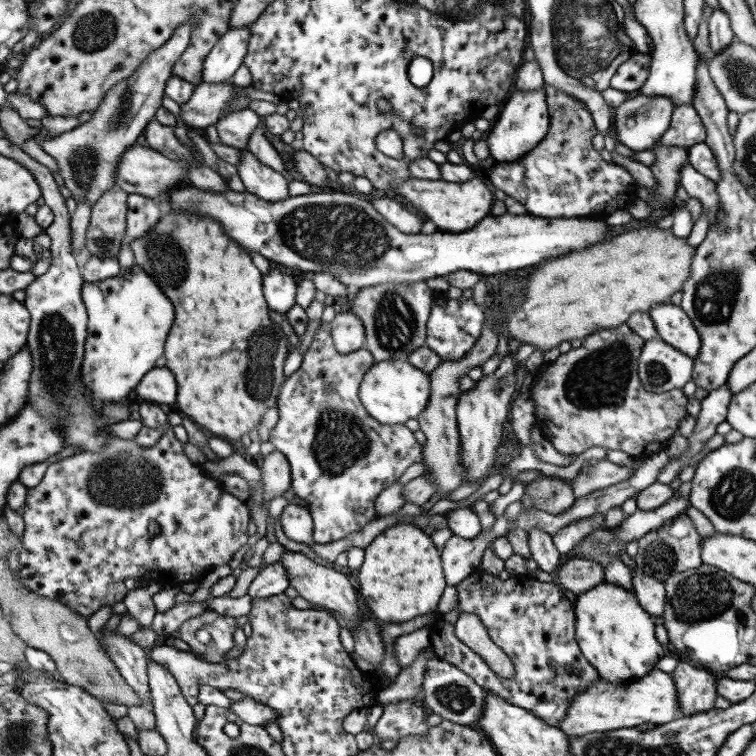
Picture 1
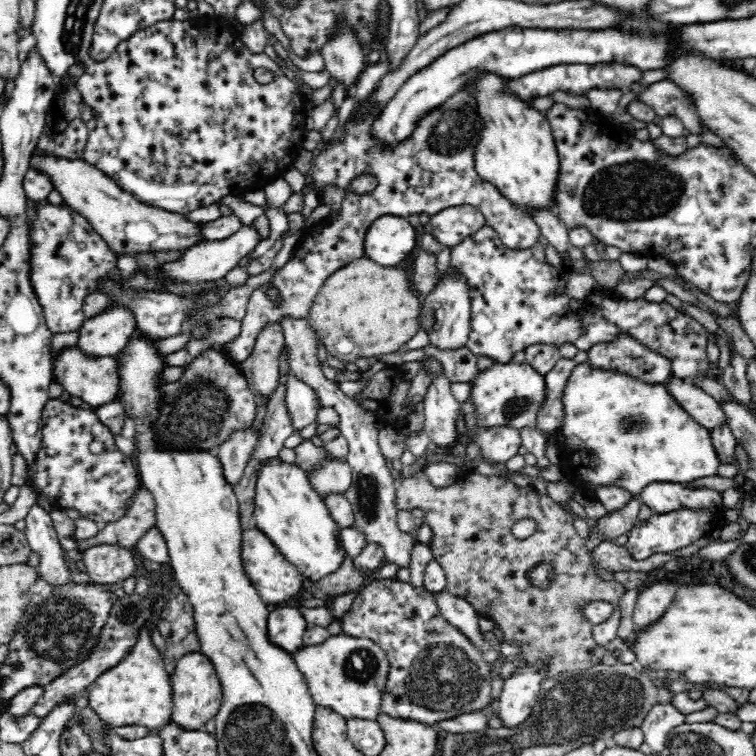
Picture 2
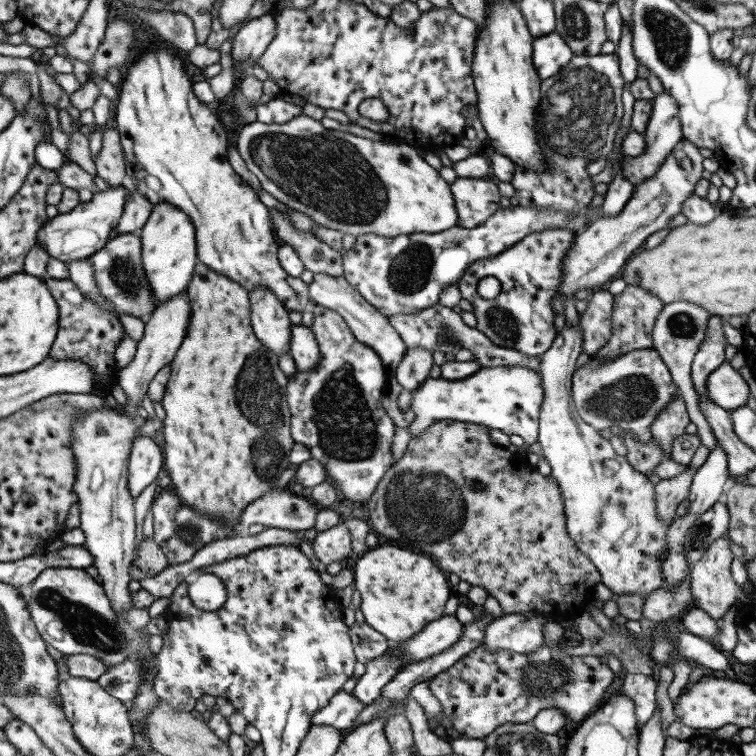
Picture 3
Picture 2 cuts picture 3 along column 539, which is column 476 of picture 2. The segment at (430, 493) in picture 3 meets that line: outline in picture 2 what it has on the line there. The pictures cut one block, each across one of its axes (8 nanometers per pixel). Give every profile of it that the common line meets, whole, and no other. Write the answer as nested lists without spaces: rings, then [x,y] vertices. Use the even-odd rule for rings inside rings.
[[[419,468],[417,472],[410,477],[402,479],[396,477],[394,486],[396,487],[396,506],[398,510],[412,511],[414,508],[418,507],[426,513],[425,522],[430,529],[432,529],[432,539],[428,546],[430,551],[433,553],[433,558],[437,560],[444,570],[447,579],[446,590],[454,596],[466,599],[474,607],[474,609],[476,609],[479,616],[490,616],[492,620],[494,620],[496,626],[504,632],[505,639],[511,644],[520,647],[522,650],[521,656],[527,661],[527,664],[530,666],[541,664],[541,666],[543,666],[544,678],[558,676],[558,674],[562,674],[562,672],[588,670],[588,668],[601,664],[602,658],[607,656],[610,650],[608,647],[601,646],[596,643],[592,633],[593,624],[583,617],[583,612],[581,610],[583,609],[583,606],[590,601],[601,600],[617,602],[620,596],[626,592],[626,588],[624,588],[620,582],[606,582],[606,580],[603,580],[597,575],[591,560],[592,555],[585,546],[585,540],[580,538],[578,532],[576,532],[573,526],[574,515],[571,516],[571,513],[564,510],[564,508],[554,502],[554,500],[552,500],[548,495],[542,495],[527,479],[512,480],[504,476],[462,474],[462,476],[456,478],[456,482],[454,482],[452,486],[440,488],[430,483],[430,479],[428,479],[428,476],[425,474],[425,468],[424,470]],[[523,519],[533,519],[538,524],[538,527],[536,528],[536,532],[534,532],[534,534],[532,534],[529,538],[526,538],[525,540],[518,540],[518,538],[515,538],[512,534],[512,527],[518,521]],[[544,562],[554,566],[556,577],[549,588],[538,589],[538,587],[534,587],[534,585],[530,583],[530,579],[528,579],[528,570],[530,570],[532,566],[536,566],[536,564],[544,564]]]

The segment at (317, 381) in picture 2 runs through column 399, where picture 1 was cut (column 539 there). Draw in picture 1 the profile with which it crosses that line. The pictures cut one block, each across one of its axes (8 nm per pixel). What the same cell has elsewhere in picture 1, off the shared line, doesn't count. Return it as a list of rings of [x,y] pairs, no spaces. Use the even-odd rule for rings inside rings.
[[[531,528],[527,533],[531,557],[538,563],[540,570],[555,575],[564,557],[554,547],[552,534],[541,528]]]

